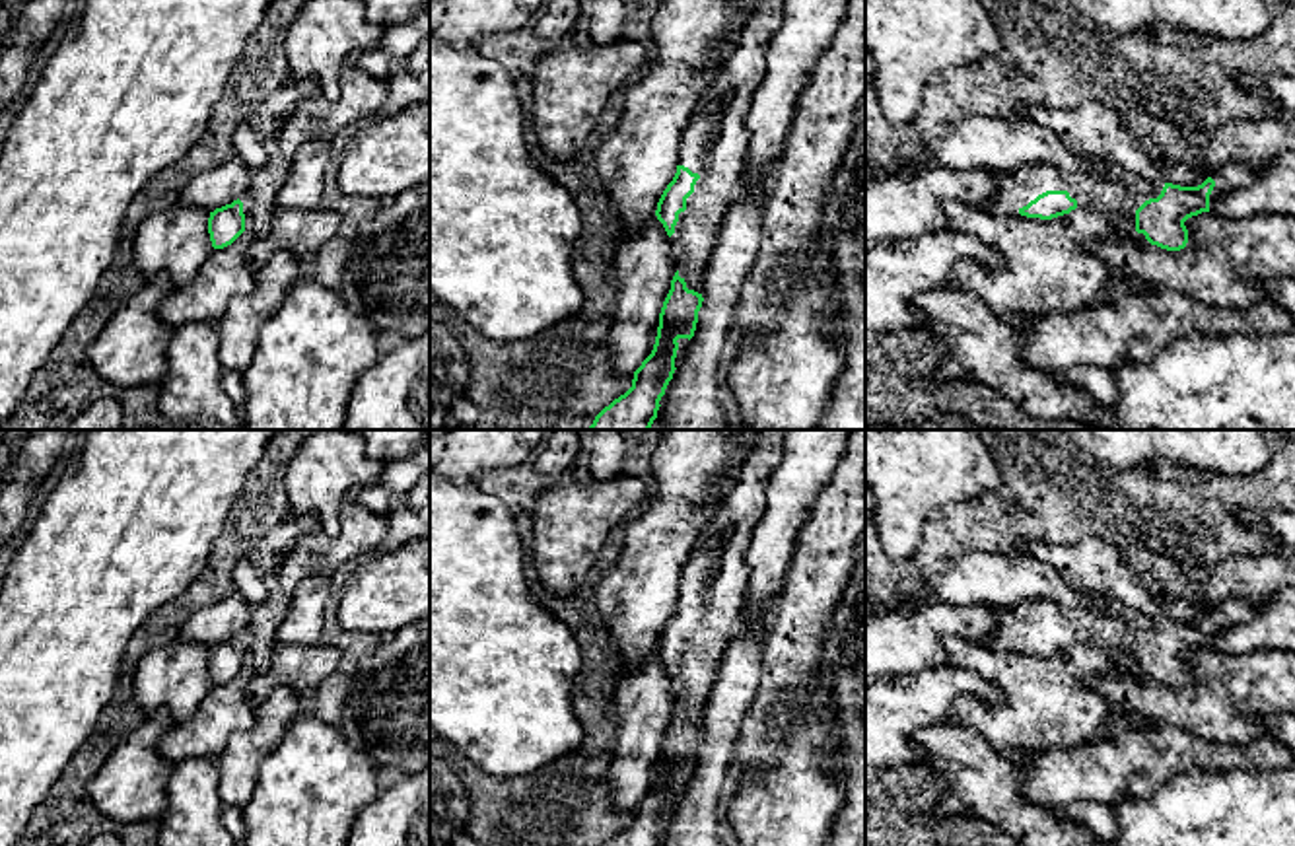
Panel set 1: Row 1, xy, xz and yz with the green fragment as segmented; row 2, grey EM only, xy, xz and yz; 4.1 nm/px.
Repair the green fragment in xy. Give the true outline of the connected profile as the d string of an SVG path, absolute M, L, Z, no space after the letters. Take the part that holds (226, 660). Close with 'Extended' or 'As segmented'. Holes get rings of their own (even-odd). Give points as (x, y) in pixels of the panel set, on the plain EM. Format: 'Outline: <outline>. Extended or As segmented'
Outline: M276 570L266 574L268 595L251 607L243 630L210 648L208 669L214 685L231 681L245 665L253 675L266 673L272 665L276 632L288 615L290 595L282 591Z. Extended

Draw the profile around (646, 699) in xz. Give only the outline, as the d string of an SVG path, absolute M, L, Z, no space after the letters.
M653 650L614 690L616 729L611 747L611 801L634 809L651 790L659 749L677 708L677 685Z

